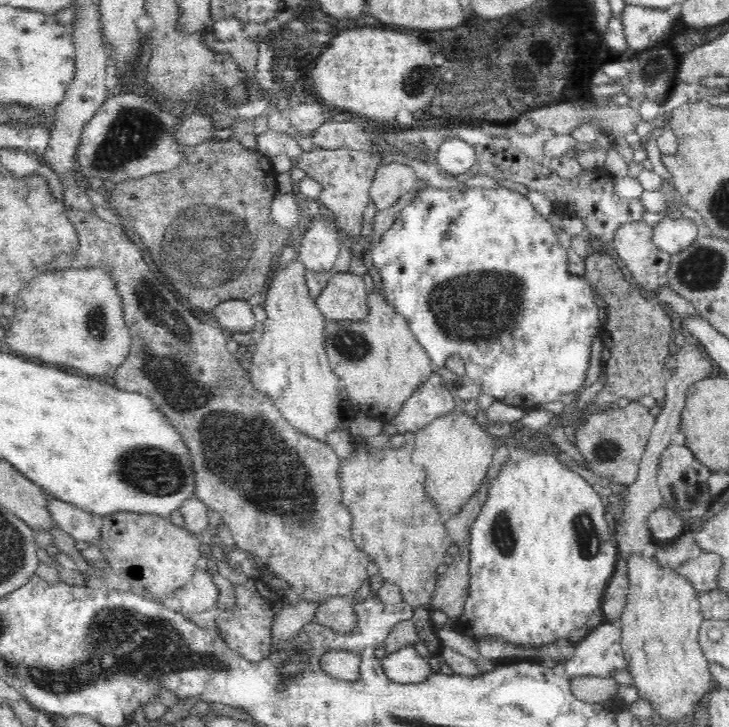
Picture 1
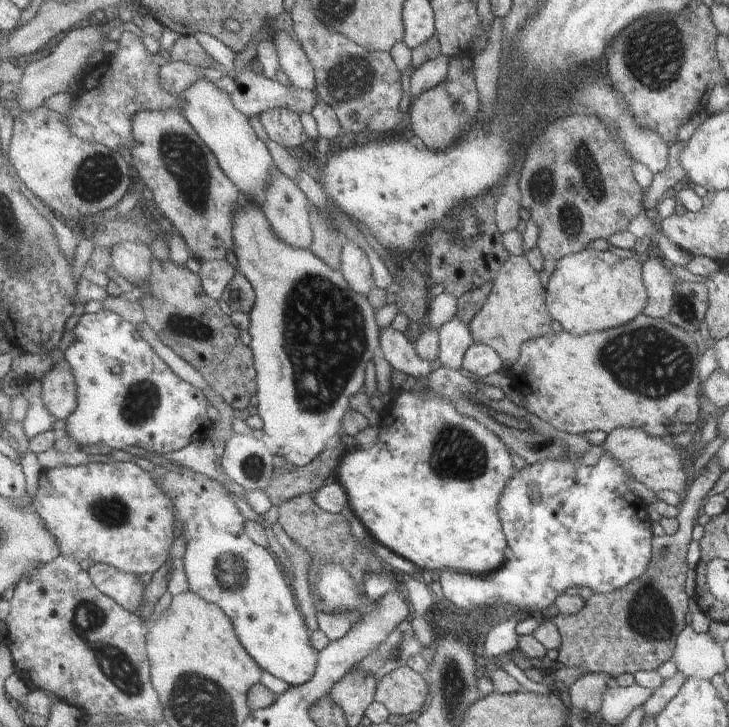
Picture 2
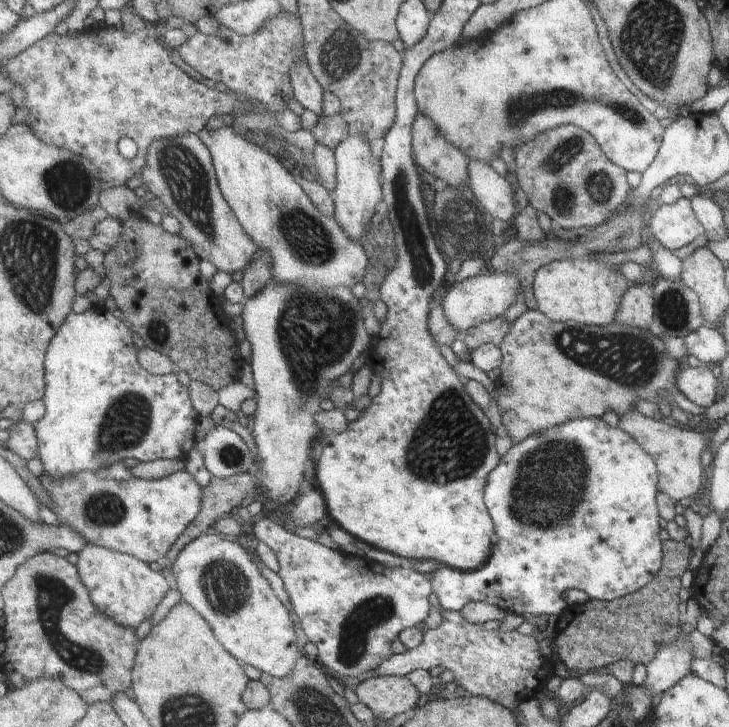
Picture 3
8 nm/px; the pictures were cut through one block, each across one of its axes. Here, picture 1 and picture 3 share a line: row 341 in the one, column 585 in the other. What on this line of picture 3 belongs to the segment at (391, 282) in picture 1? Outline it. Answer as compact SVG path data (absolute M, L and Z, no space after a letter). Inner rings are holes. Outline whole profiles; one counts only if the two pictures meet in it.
M585 417L568 421L562 426L534 433L521 443L514 444L501 457L499 467L493 470L488 477L488 484L485 488L484 500L494 524L496 525L496 535L498 542L492 546L492 556L482 568L475 571L459 571L447 566L435 570L432 576L434 589L434 599L441 612L443 611L461 611L467 604L473 602L485 602L491 605L497 605L507 613L515 613L521 616L530 614L544 615L560 614L567 604L561 600L564 590L578 589L584 591L590 599L601 601L617 601L622 597L627 597L645 587L660 571L663 563L664 554L662 552L661 540L657 536L659 532L659 512L656 504L658 491L656 488L657 468L655 462L644 448L631 434L624 432L619 427L610 426L601 417Z

